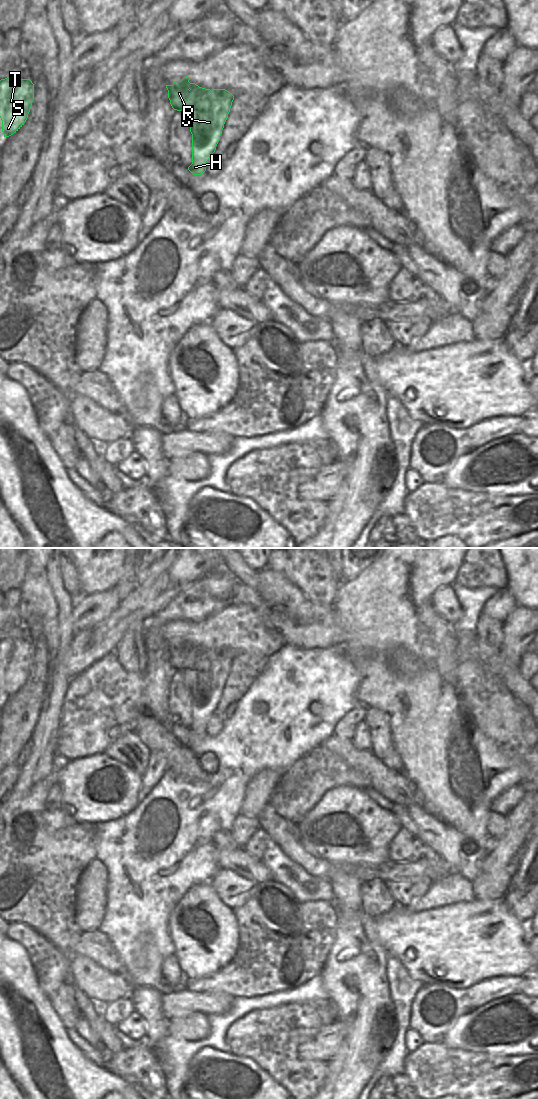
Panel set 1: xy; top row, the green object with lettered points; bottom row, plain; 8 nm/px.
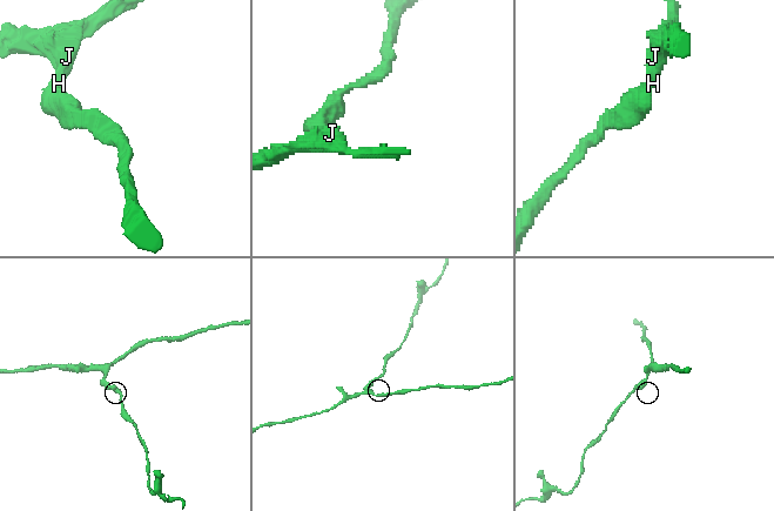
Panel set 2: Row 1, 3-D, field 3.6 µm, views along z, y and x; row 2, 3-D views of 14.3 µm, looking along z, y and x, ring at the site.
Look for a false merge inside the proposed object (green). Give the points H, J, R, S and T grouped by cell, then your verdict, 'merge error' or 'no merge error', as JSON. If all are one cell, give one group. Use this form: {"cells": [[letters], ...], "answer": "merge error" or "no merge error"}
{"cells": [["H", "J", "R"], ["S", "T"]], "answer": "merge error"}

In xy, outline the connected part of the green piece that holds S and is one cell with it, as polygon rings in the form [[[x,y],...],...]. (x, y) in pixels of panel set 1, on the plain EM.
[[[30,639],[0,640],[0,678],[4,697],[16,693],[26,682],[34,660],[34,644]]]

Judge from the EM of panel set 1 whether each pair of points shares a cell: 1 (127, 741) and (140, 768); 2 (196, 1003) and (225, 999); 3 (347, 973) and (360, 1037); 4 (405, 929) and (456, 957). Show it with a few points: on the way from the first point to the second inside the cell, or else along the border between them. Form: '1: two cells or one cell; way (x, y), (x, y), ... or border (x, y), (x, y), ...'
1: one cell; way (128, 748), (138, 761)
2: one cell; way (203, 1003), (218, 1003)
3: one cell; way (361, 989), (363, 994), (363, 1021)
4: one cell; way (418, 940), (432, 945), (443, 945)

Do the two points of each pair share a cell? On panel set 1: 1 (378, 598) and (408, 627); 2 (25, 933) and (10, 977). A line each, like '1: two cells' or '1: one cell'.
1: one cell
2: two cells

